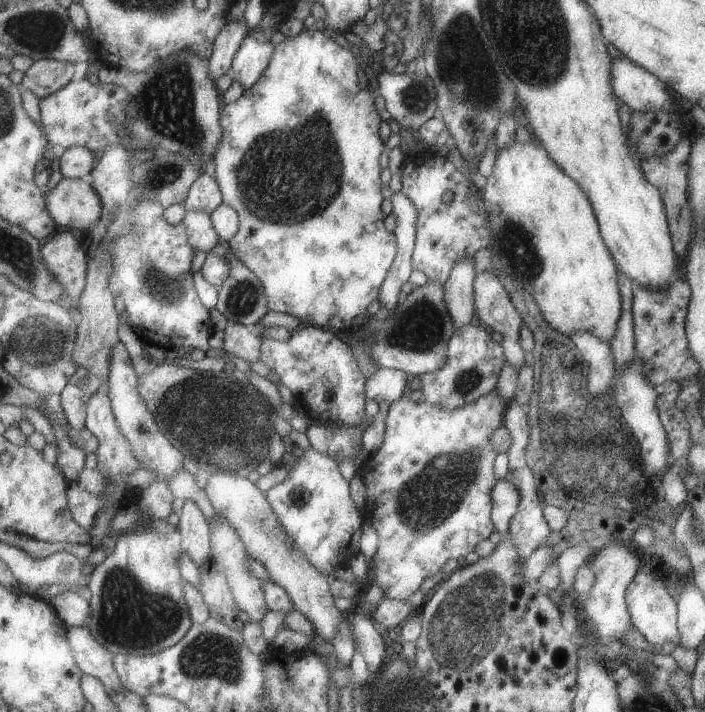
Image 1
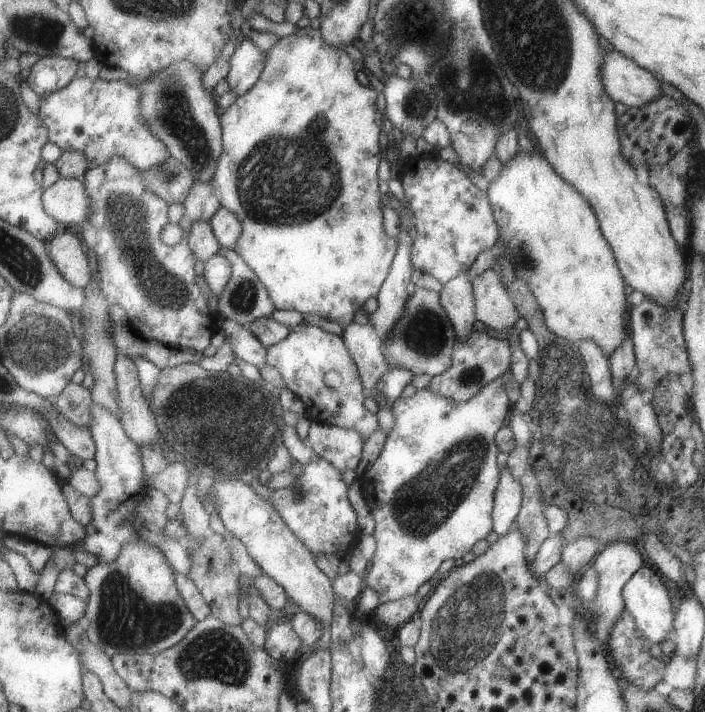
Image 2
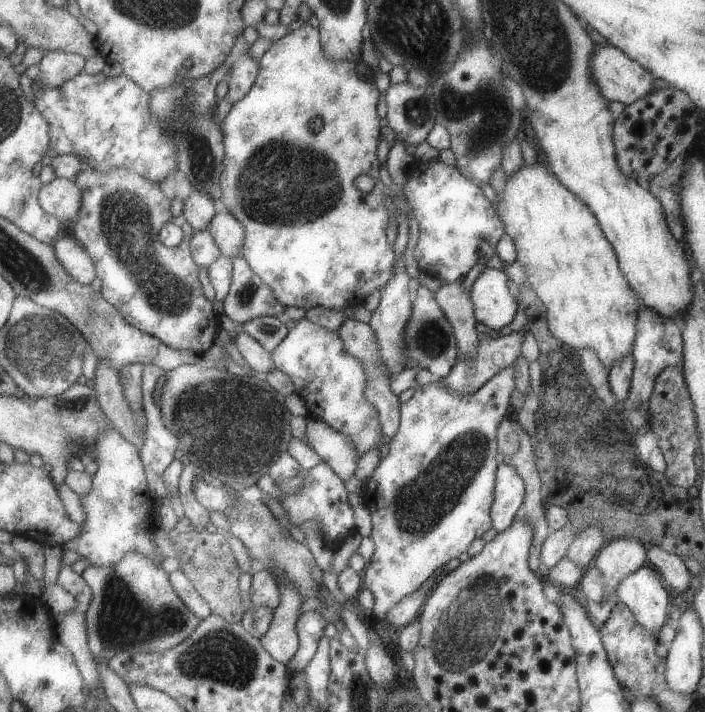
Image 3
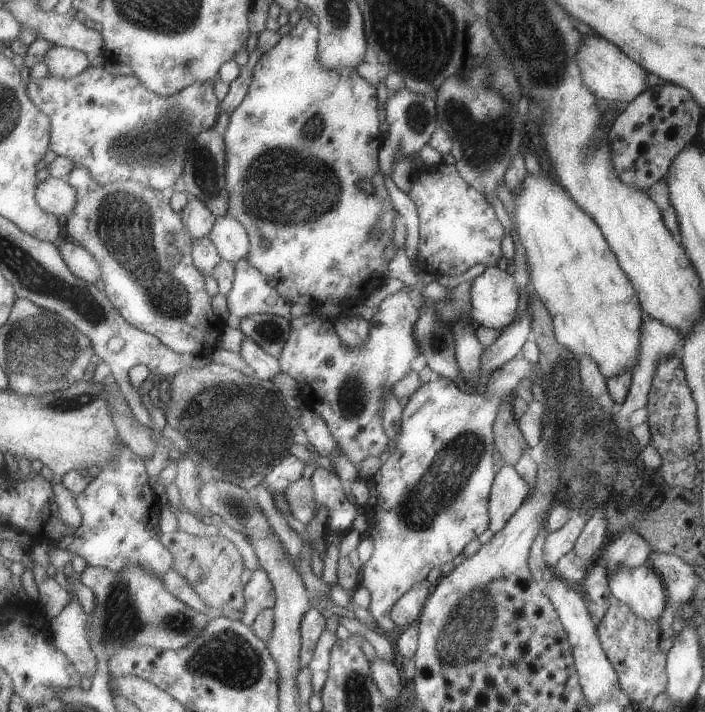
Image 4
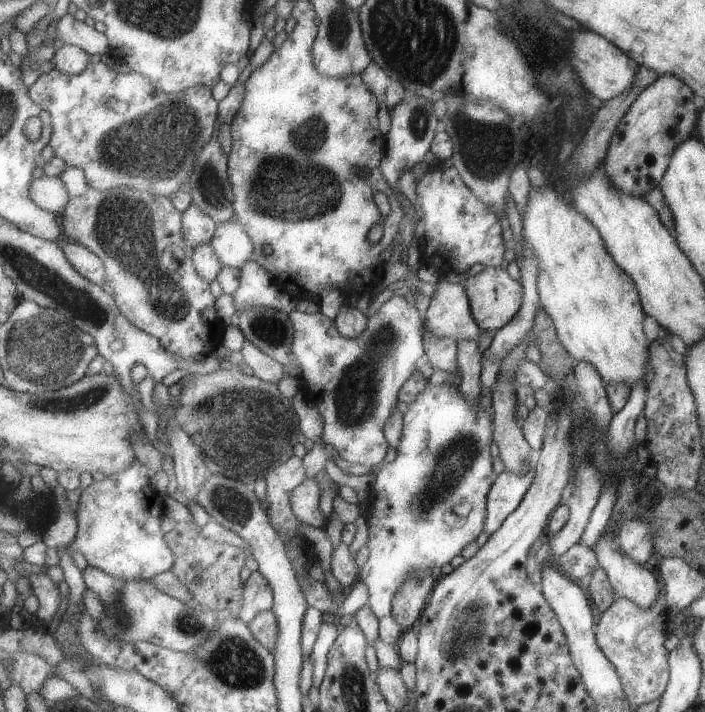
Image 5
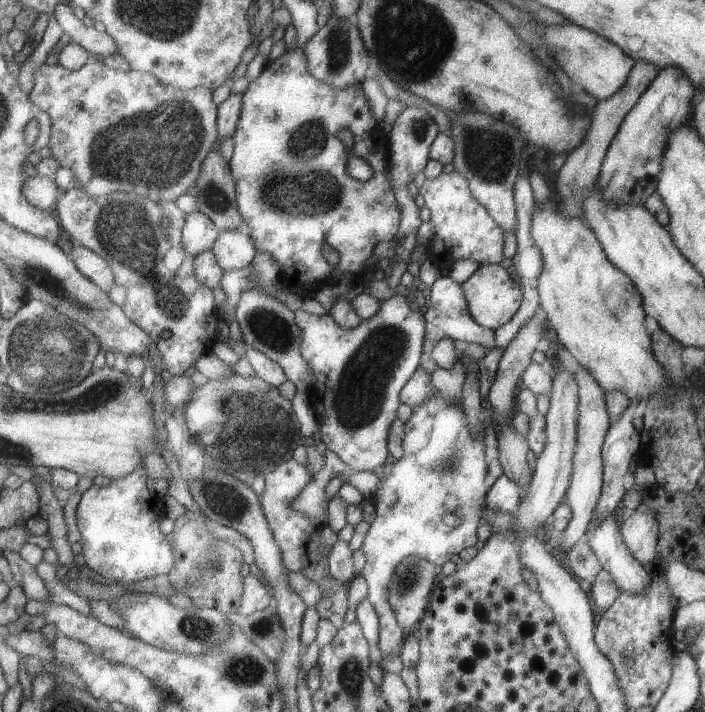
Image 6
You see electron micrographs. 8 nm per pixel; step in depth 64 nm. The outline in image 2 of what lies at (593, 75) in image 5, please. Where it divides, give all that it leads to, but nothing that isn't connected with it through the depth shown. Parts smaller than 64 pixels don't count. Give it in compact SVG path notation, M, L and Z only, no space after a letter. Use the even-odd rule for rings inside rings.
M615 49L605 51L601 78L610 98L629 108L640 107L663 95L652 73Z

